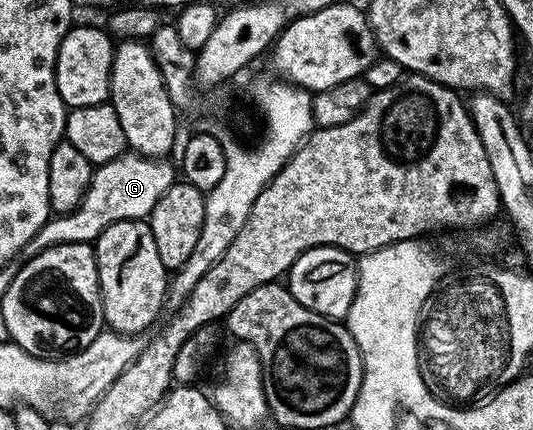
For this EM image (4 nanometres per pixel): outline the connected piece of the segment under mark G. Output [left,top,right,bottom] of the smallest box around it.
[26,152,177,254]

